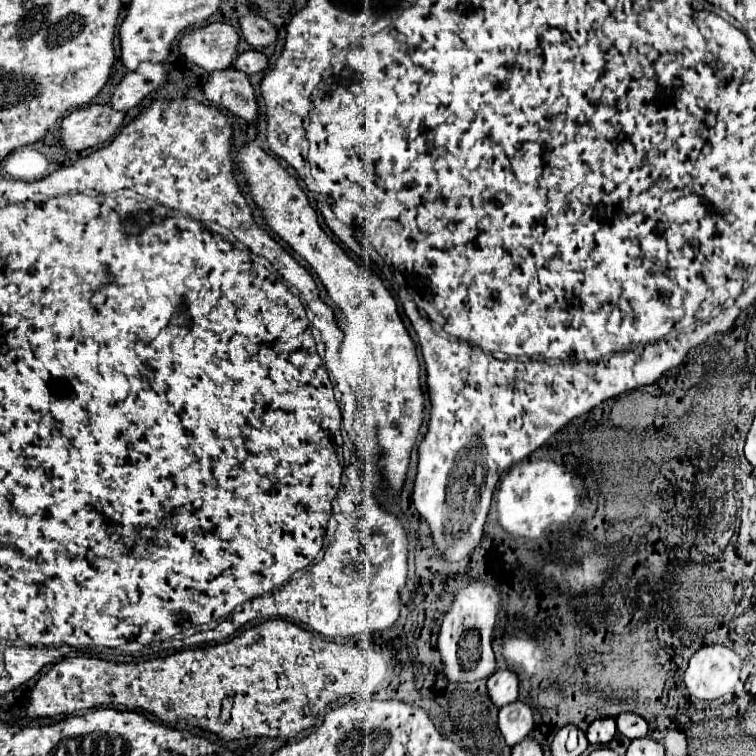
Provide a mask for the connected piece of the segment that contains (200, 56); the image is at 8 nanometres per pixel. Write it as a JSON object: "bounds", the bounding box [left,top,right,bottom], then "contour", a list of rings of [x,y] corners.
{"bounds":[180,22,240,72],"contour":[[[214,22],[186,34],[180,40],[180,52],[208,72],[226,70],[238,56],[240,36],[228,22]]]}

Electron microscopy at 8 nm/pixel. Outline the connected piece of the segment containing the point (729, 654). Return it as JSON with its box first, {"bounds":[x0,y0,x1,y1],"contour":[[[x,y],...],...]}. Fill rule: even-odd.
{"bounds":[684,644,742,700],"contour":[[[722,644],[702,646],[690,658],[684,682],[696,698],[716,700],[734,688],[742,666],[742,658],[732,648]]]}

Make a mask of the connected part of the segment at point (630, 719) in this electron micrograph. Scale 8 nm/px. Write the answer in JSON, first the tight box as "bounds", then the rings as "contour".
{"bounds":[616,712,648,740],"contour":[[[622,712],[618,718],[616,718],[616,724],[618,724],[618,732],[624,734],[626,738],[634,740],[634,738],[642,738],[648,734],[648,724],[642,716],[634,714],[634,712]]]}

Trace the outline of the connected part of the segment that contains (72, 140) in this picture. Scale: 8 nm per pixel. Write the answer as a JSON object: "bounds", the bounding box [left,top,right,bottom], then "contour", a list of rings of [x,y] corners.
{"bounds":[62,104,126,150],"contour":[[[92,104],[78,108],[62,120],[62,142],[68,150],[84,150],[110,140],[124,126],[126,112],[114,110],[110,104]]]}

